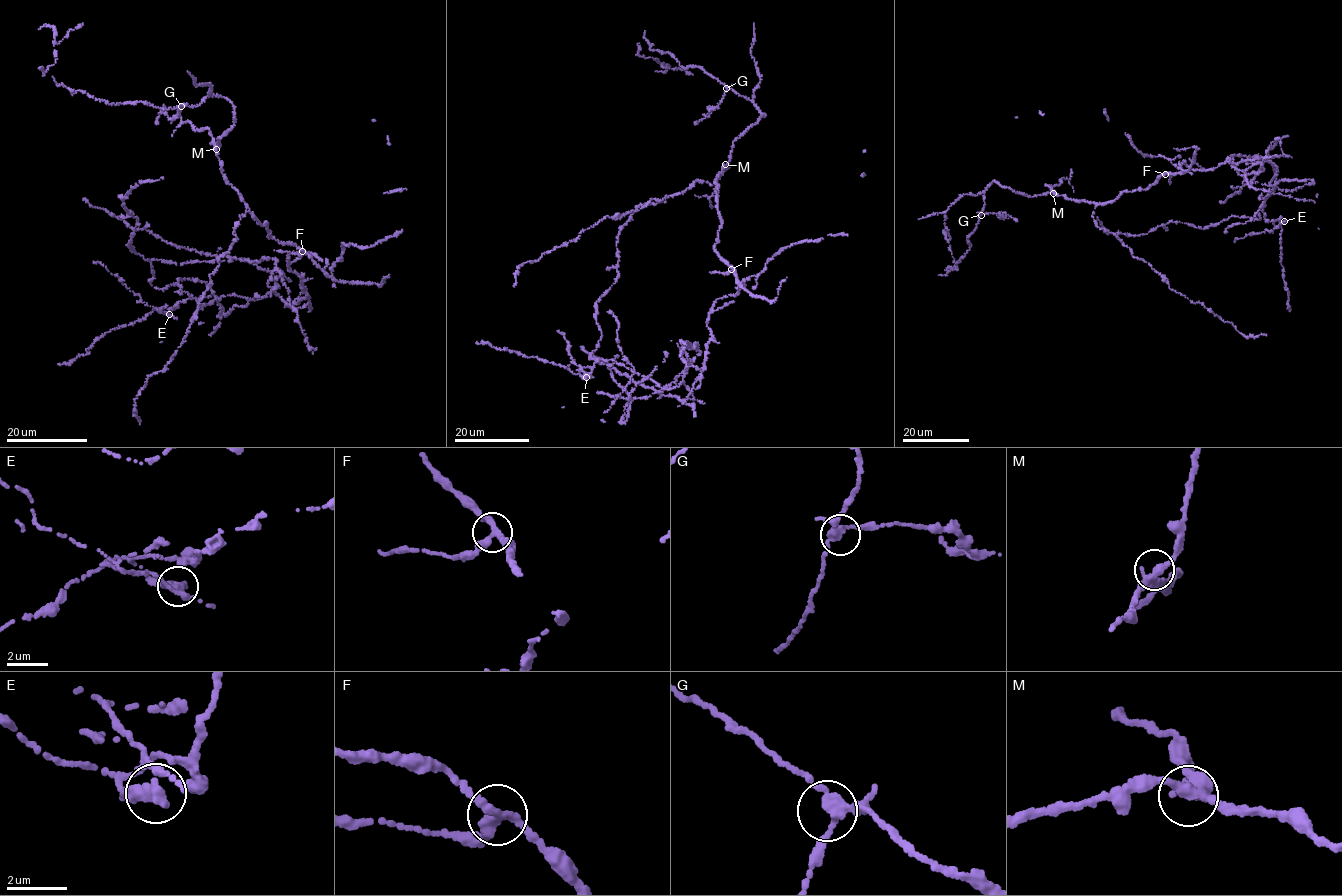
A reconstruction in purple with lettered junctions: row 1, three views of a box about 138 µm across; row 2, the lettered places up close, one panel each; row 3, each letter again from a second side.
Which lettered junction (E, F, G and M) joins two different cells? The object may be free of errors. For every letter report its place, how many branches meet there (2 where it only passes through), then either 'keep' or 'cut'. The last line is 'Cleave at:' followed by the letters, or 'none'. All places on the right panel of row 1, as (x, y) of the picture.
E: (1284, 221) | 3 | cut
F: (1165, 174) | 3 | keep
G: (981, 215) | 3 | keep
M: (1053, 193) | 3 | keep
Cleave at: E

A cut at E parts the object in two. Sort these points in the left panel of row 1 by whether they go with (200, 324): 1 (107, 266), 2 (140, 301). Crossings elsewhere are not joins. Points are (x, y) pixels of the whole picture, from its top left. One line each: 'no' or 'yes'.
1: no
2: no

